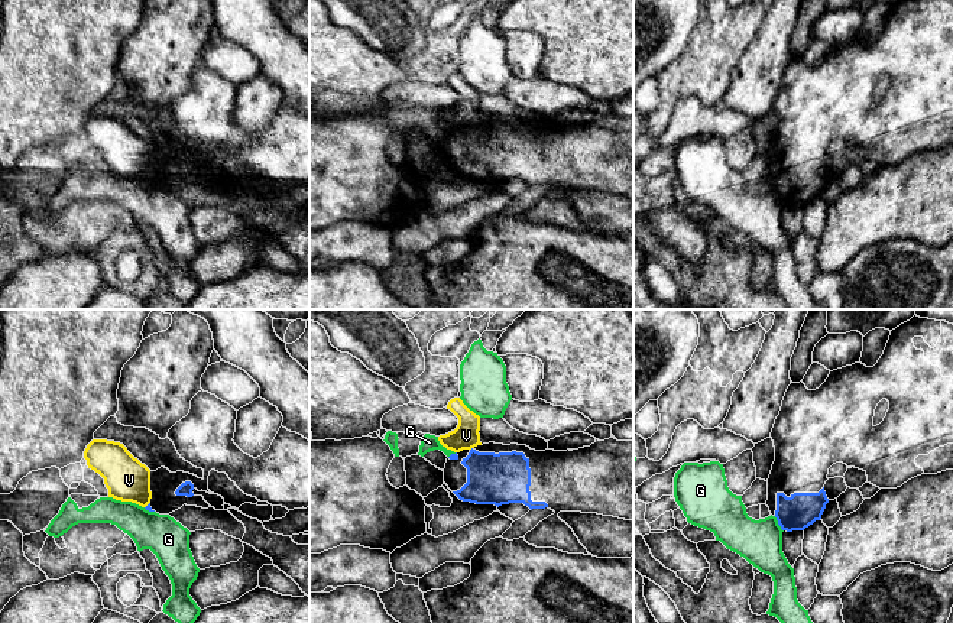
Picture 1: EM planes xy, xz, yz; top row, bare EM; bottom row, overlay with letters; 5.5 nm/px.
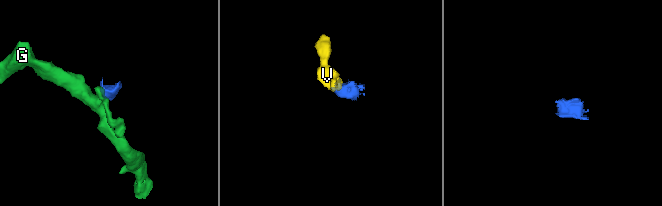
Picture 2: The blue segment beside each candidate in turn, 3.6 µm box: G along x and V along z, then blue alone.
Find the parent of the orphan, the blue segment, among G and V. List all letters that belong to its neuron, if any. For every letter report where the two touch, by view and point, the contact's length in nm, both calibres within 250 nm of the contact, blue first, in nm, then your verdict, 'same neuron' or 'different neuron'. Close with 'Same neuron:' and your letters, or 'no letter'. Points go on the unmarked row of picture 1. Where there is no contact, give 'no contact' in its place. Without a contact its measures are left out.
G: contact yz (778, 200); length 100 nm; calibres 200 and 240 nm; different neuron
V: contact xy (148, 181); length 50 nm; calibres 30 and 240 nm; different neuron
Same neuron: no letter

